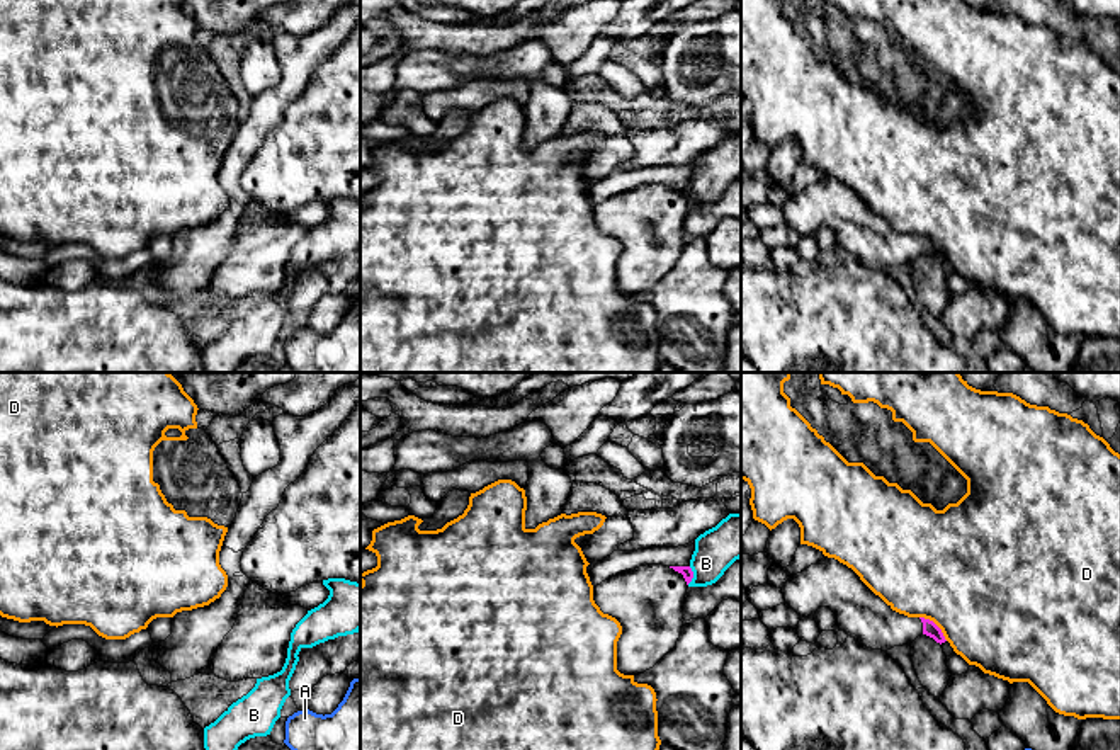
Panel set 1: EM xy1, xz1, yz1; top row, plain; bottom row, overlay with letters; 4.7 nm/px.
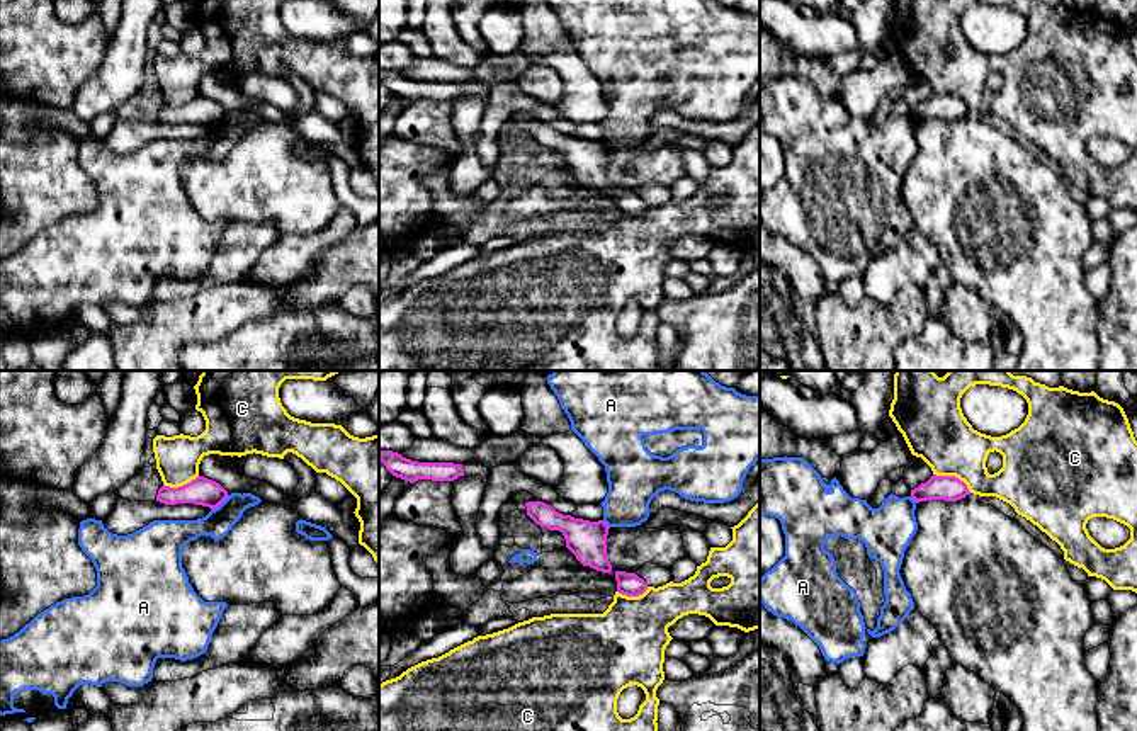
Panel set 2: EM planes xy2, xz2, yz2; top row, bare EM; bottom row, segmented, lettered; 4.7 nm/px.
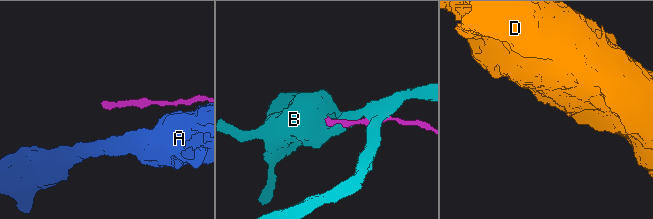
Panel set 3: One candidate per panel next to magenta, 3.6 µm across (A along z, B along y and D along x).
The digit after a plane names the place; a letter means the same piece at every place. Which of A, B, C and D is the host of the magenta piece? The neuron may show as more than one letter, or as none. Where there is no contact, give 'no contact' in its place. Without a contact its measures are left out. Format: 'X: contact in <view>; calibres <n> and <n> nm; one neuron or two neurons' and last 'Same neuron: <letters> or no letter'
A: contact in xy2; calibres 130 and 140 nm; two neurons
B: contact in xz1; calibres 50 and 200 nm; two neurons
C: contact in yz2; calibres 120 and 300 nm; two neurons
D: contact in yz1; calibres 70 and 500 nm; two neurons
Same neuron: no letter

